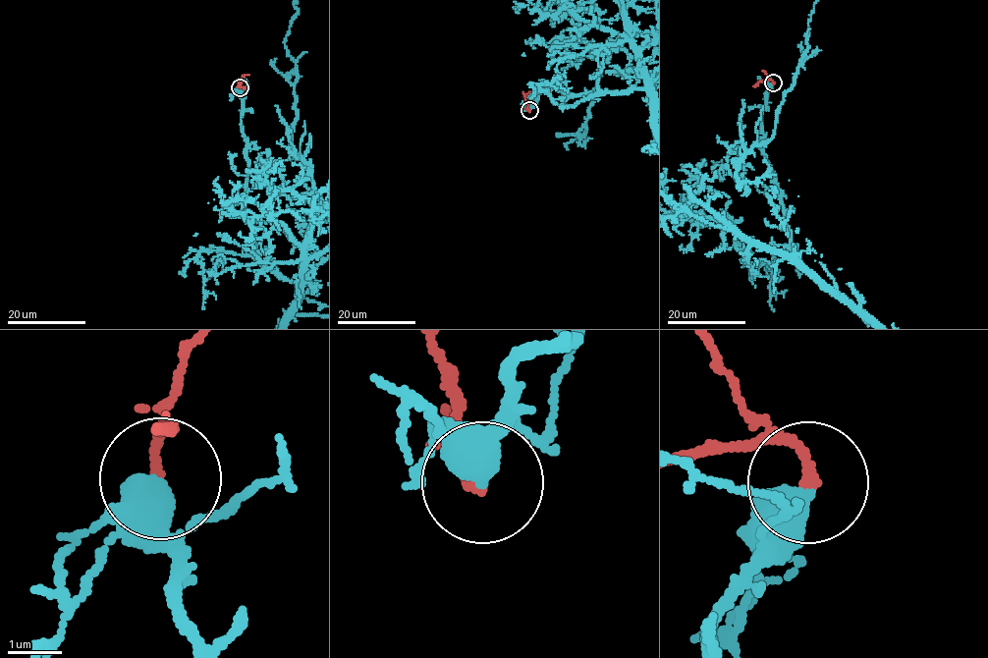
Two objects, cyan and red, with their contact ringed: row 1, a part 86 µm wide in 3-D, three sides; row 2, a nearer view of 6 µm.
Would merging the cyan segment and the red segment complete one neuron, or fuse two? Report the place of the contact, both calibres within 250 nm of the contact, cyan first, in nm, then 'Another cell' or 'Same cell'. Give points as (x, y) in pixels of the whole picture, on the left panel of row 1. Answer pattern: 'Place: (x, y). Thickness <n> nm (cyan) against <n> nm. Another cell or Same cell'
Place: (240, 87). Thickness 600 nm (cyan) against 200 nm. Same cell

